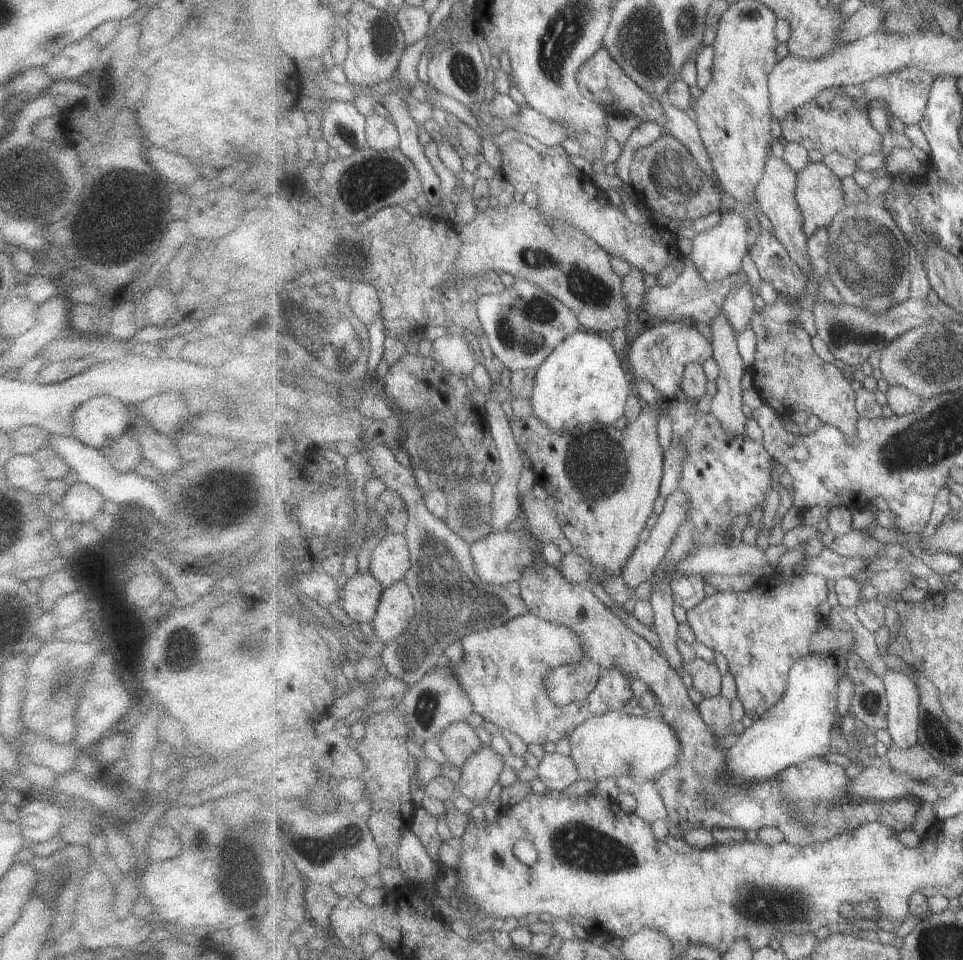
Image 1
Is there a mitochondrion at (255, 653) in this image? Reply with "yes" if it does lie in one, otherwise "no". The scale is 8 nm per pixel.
yes

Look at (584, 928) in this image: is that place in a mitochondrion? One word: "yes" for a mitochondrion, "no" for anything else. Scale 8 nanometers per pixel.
no

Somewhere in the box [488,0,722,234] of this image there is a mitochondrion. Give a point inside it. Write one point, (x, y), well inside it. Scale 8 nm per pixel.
(648, 42)

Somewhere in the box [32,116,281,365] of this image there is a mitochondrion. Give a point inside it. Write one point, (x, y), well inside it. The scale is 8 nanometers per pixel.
(113, 209)

